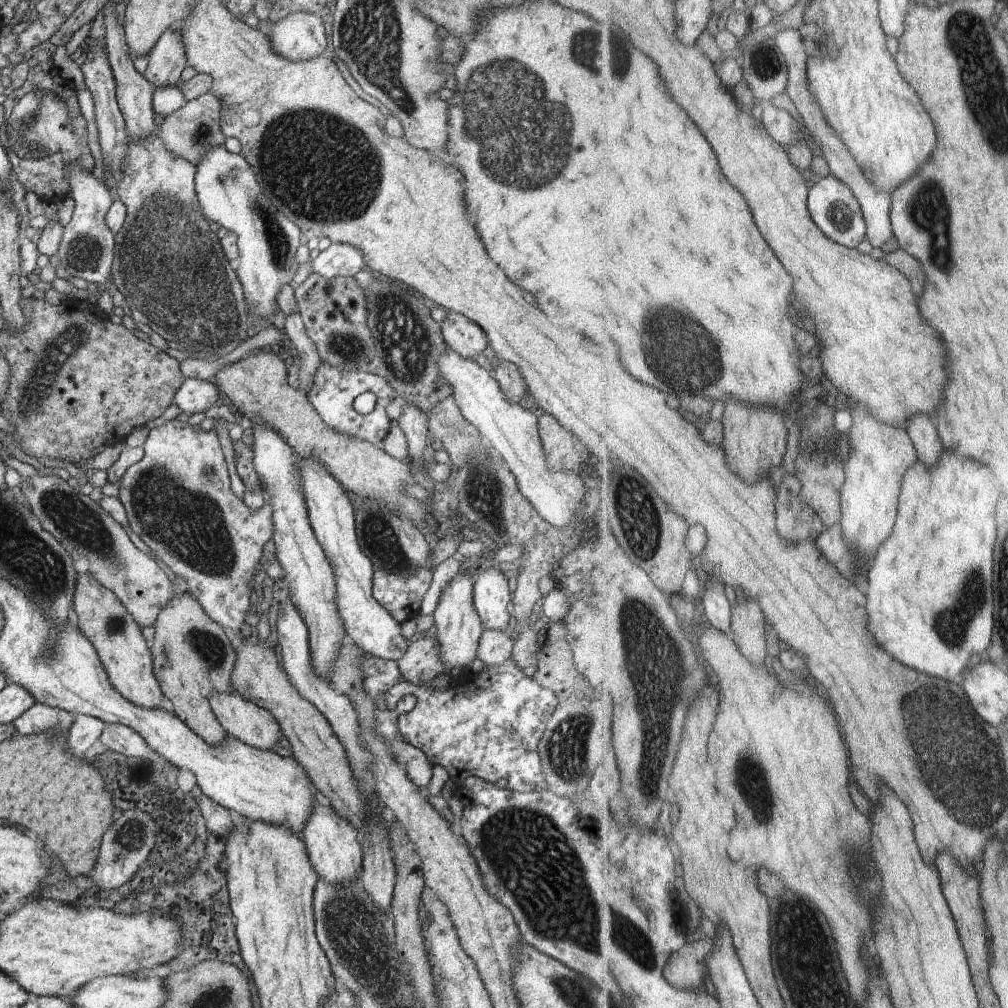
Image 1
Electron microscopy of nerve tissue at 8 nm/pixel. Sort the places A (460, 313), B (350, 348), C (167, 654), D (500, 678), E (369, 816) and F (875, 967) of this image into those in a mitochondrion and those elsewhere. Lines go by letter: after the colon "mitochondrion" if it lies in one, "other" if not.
A: other
B: mitochondrion
C: mitochondrion
D: other
E: other
F: other

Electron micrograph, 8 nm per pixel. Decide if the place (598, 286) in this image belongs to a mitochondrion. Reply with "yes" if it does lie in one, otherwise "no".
no

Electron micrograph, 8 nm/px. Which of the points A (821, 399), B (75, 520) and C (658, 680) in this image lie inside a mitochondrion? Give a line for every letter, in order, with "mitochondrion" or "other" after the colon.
A: other
B: mitochondrion
C: mitochondrion

